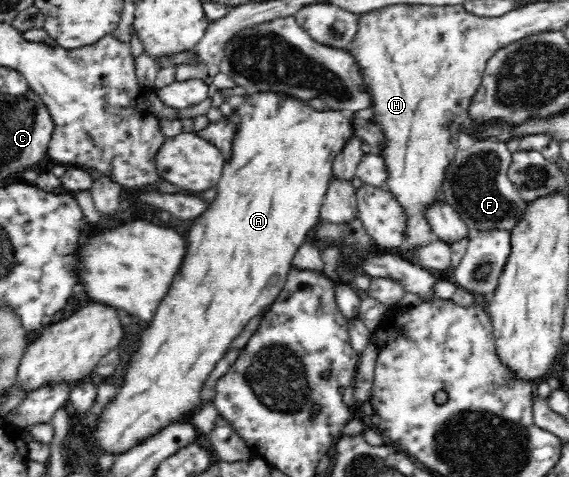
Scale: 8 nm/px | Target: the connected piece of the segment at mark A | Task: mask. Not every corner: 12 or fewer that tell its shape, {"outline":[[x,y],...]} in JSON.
{"outline":[[251,89],[89,445],[188,420],[320,222],[360,114]]}

